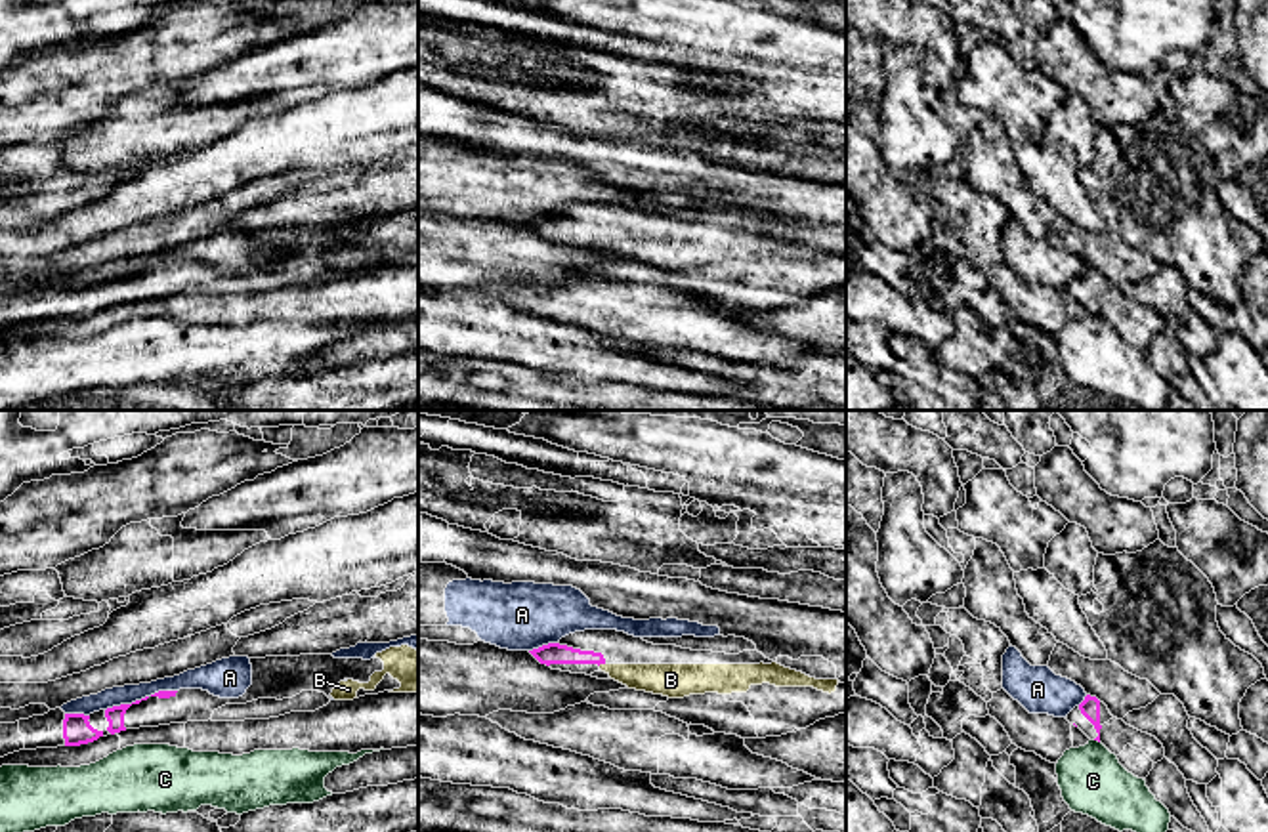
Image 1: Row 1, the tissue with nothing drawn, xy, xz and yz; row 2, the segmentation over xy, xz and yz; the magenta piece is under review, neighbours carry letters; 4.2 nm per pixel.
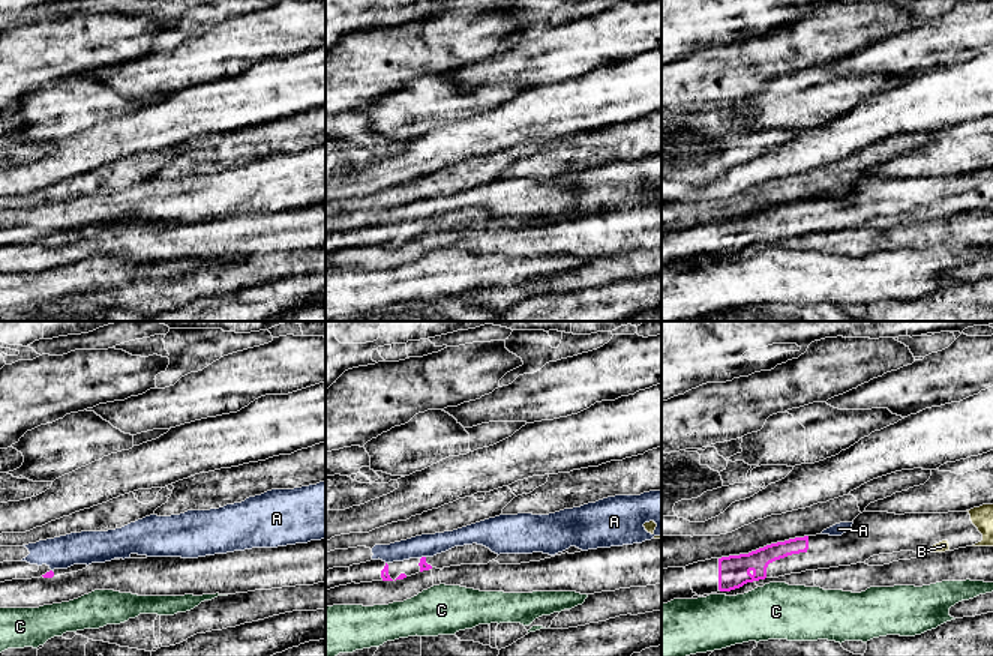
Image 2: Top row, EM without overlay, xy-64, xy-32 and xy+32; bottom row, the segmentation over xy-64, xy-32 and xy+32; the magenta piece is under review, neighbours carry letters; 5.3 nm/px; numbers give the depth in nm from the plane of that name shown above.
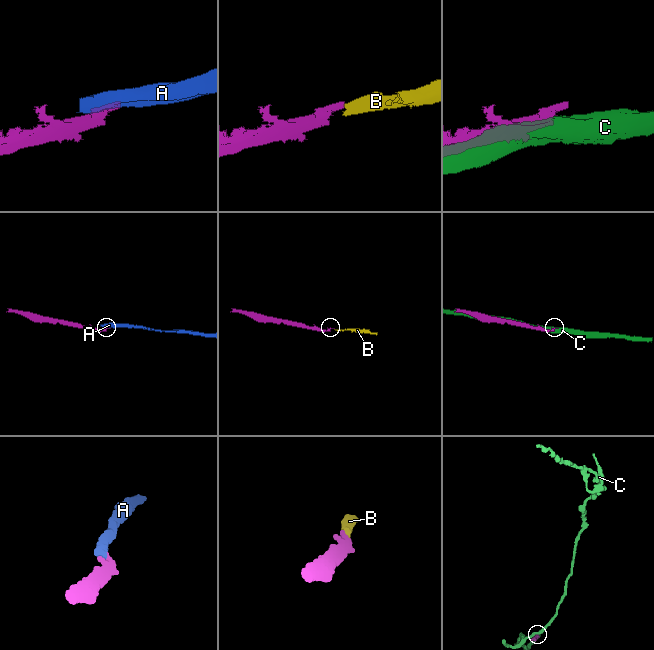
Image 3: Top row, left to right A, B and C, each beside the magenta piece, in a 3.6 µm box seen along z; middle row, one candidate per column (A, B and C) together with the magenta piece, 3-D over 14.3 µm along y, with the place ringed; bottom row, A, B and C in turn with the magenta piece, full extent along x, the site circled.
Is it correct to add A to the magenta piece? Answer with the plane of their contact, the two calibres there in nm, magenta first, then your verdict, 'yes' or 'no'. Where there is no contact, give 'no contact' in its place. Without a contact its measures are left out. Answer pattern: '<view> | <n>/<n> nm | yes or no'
xy | 80/90 nm | no

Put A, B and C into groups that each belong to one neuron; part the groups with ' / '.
A / B / C

